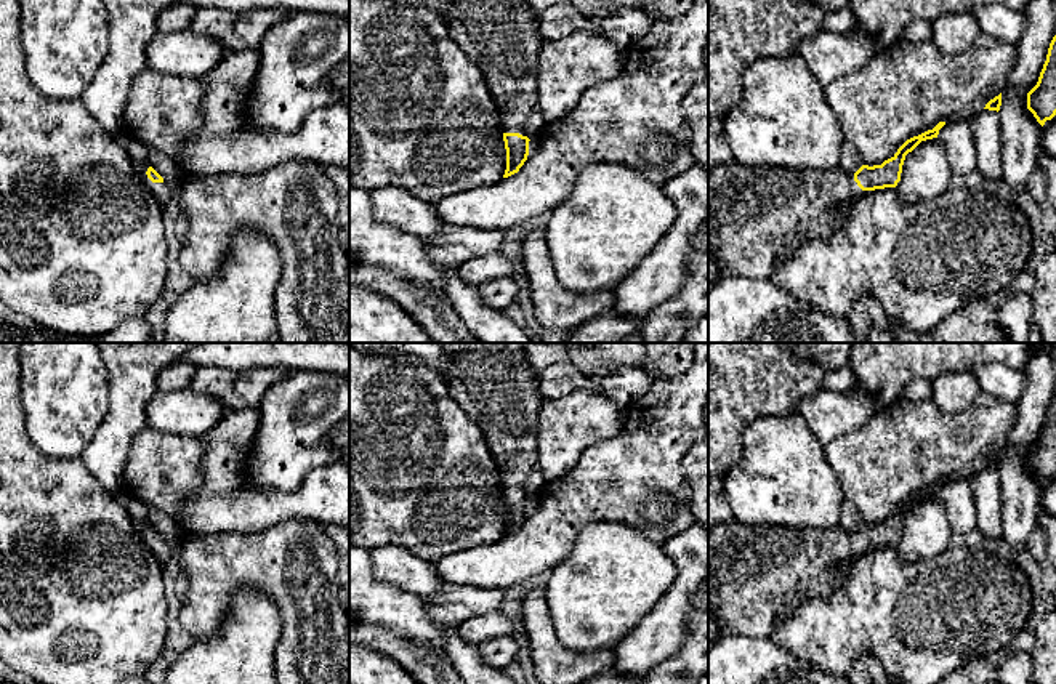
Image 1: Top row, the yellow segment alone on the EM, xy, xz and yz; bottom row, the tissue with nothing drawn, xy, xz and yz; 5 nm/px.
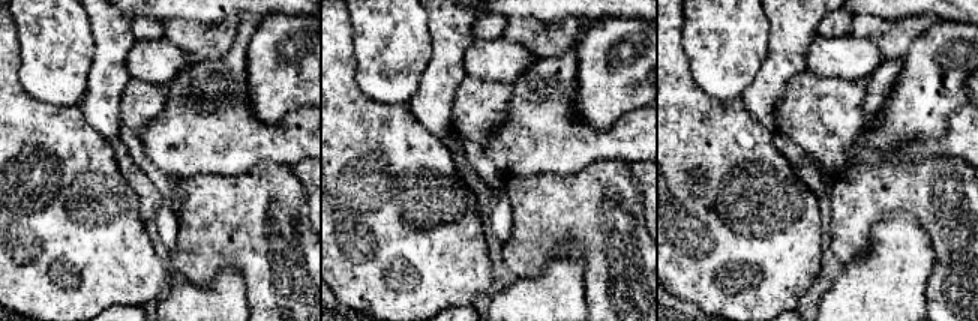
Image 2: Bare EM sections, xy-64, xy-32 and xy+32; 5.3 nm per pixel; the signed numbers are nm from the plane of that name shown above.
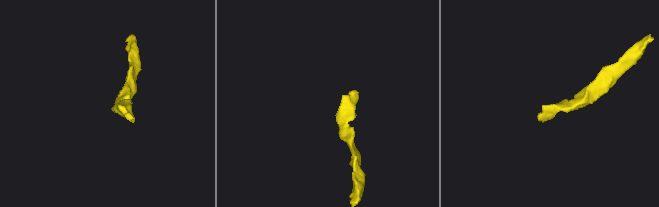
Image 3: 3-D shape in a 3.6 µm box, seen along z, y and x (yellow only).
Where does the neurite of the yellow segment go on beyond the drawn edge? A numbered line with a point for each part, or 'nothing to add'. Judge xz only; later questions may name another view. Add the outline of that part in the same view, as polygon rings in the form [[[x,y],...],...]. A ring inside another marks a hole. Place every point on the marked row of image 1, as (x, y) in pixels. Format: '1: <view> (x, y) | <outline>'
1: xz (502, 37) | [[[449,0],[450,37],[479,67],[494,96],[503,133],[527,136],[524,123],[537,111],[537,66],[543,43],[527,0]]]

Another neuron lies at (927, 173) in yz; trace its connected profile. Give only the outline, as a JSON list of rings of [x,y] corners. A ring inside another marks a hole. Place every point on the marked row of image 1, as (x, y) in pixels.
[[[933,138],[905,155],[894,191],[902,203],[920,203],[949,192],[952,176],[944,146],[939,138]]]

